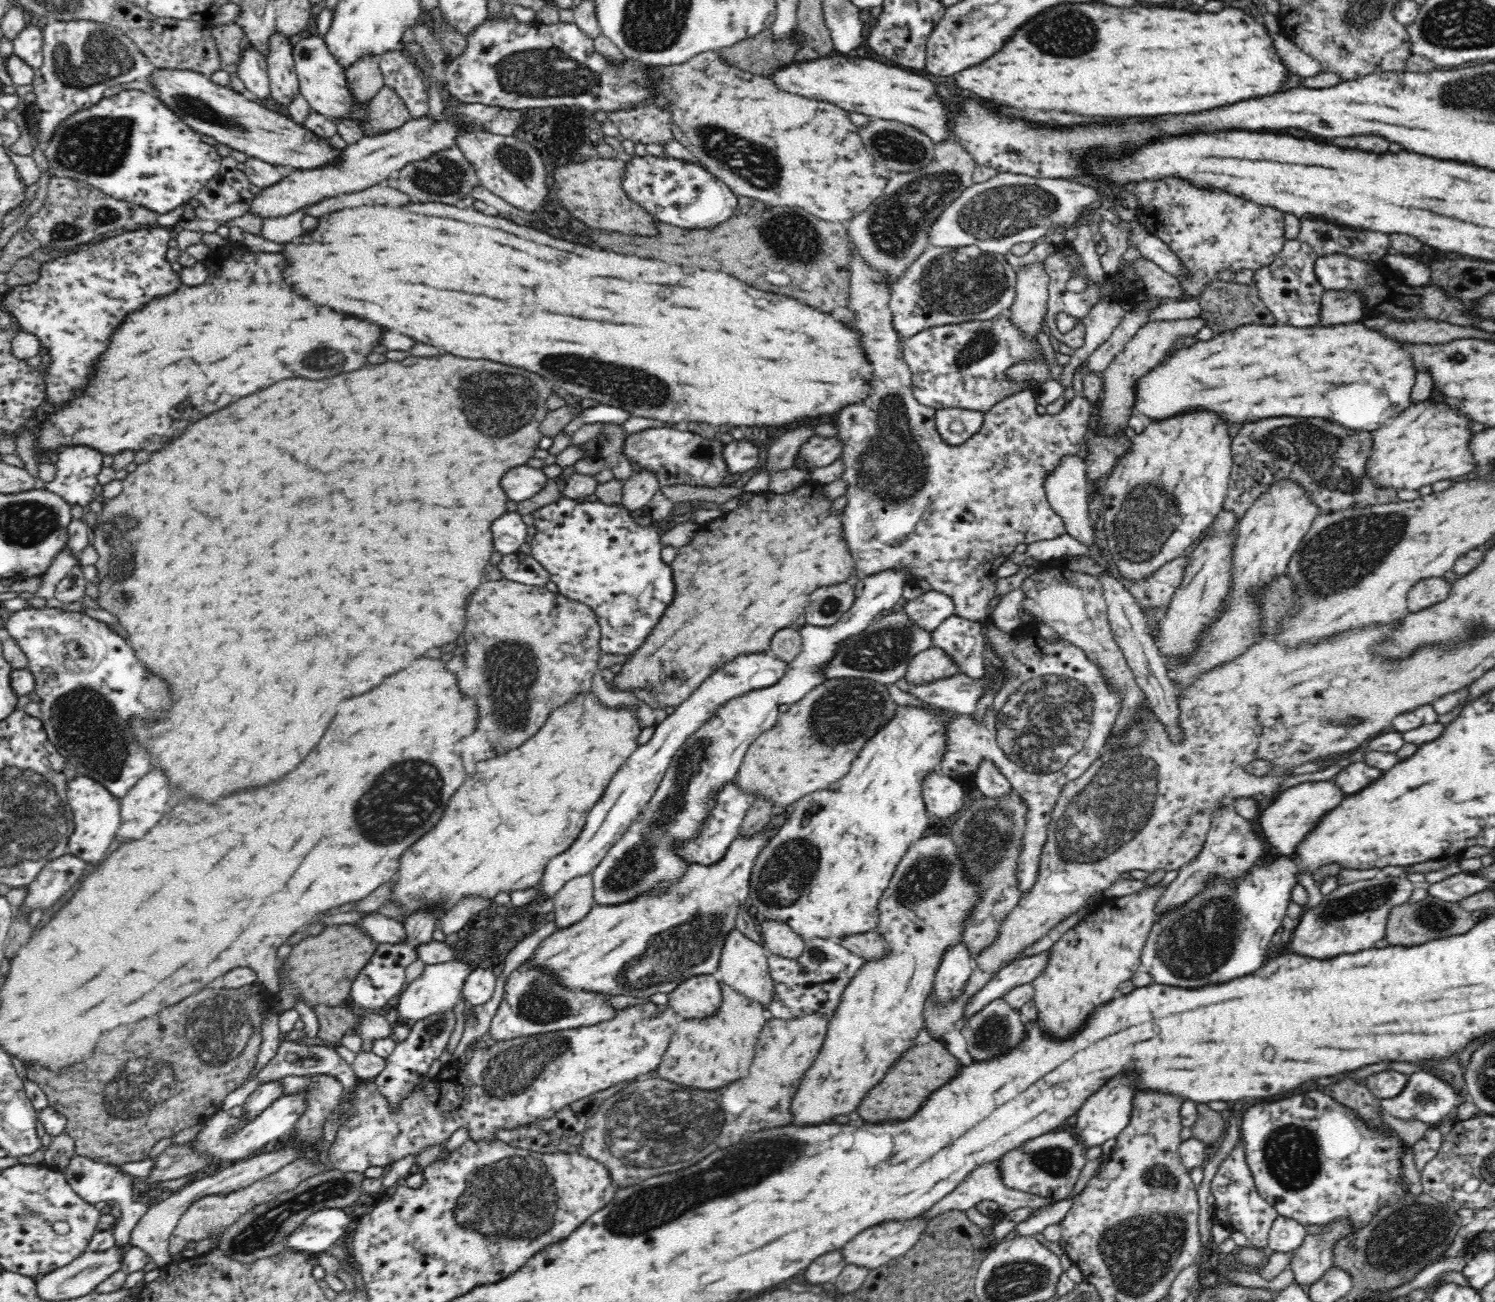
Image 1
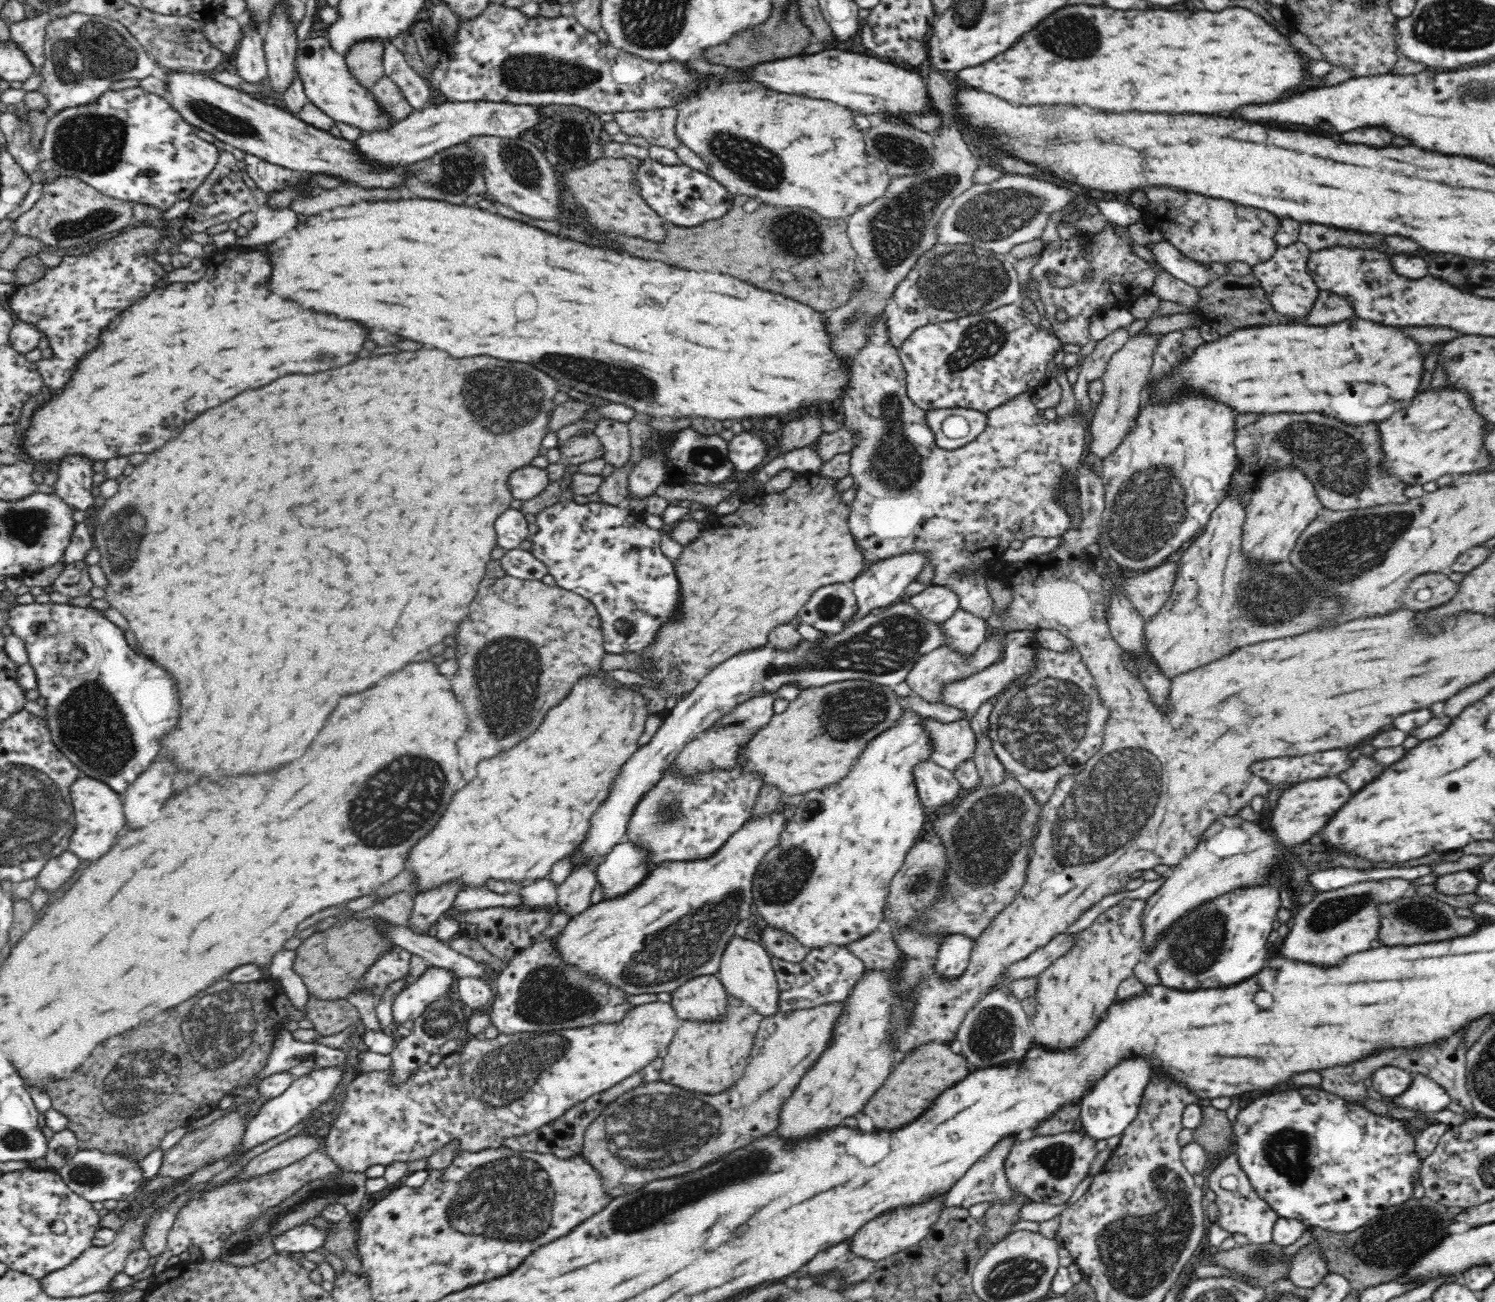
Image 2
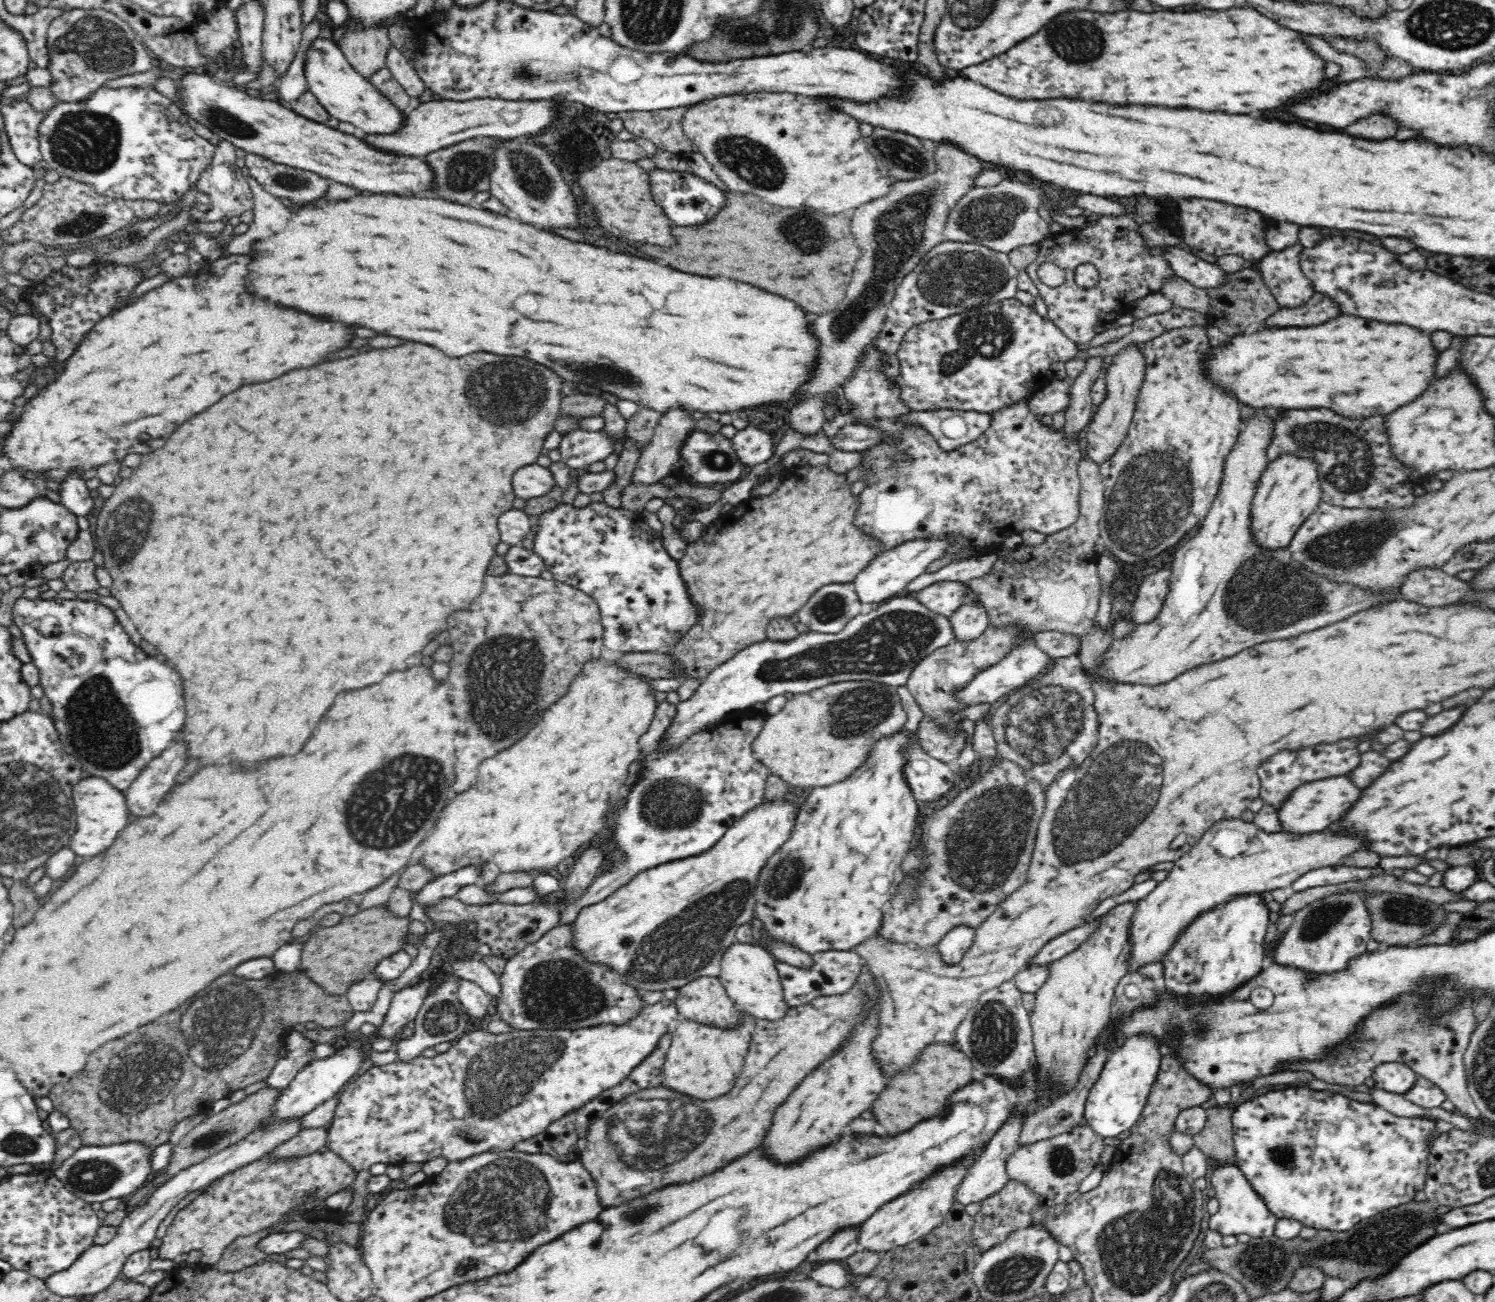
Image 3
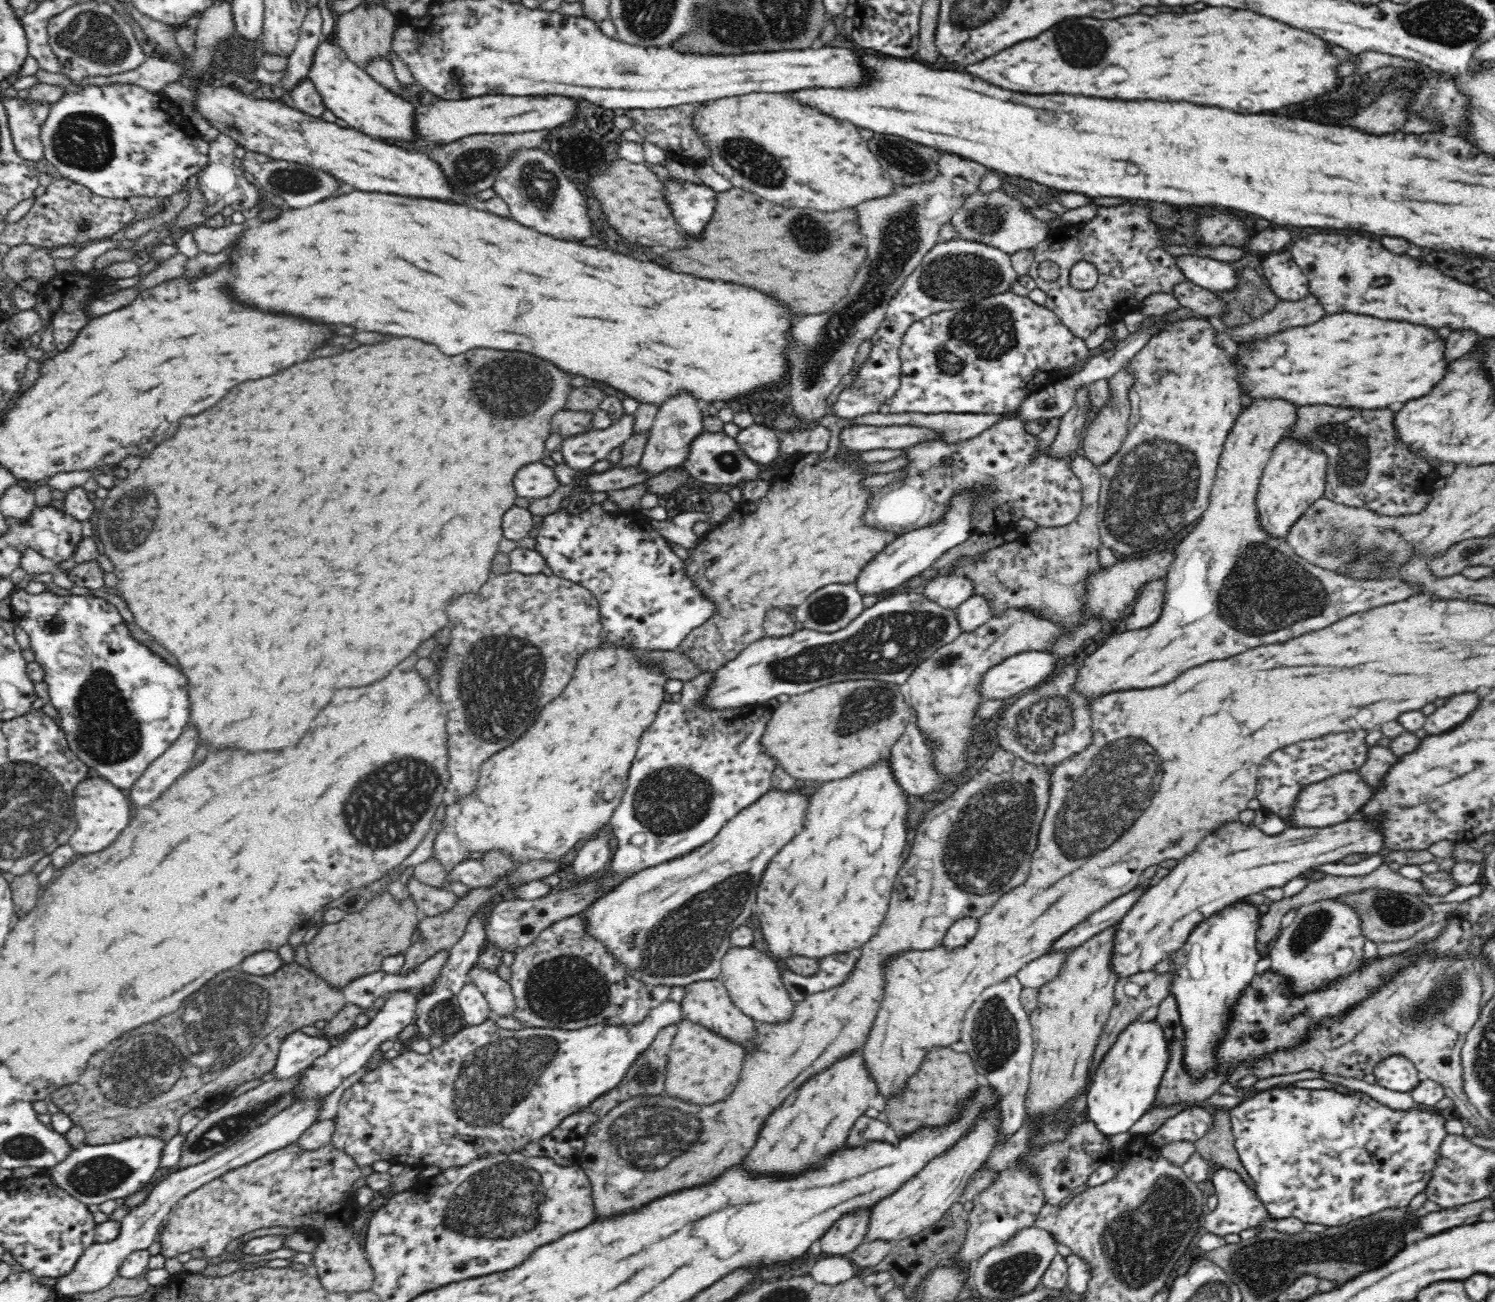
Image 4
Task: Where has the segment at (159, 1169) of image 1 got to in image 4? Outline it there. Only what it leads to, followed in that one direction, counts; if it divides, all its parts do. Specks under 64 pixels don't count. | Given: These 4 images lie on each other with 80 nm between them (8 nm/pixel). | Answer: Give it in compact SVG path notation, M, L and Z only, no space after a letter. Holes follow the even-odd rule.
M298 1074L289 1079L272 1079L261 1083L259 1086L248 1090L235 1099L227 1098L225 1103L215 1107L212 1112L200 1120L198 1124L186 1134L186 1139L181 1148L179 1161L172 1166L173 1171L200 1164L210 1156L230 1148L238 1140L242 1140L254 1128L266 1124L275 1114L282 1112L292 1104L292 1092L298 1084Z

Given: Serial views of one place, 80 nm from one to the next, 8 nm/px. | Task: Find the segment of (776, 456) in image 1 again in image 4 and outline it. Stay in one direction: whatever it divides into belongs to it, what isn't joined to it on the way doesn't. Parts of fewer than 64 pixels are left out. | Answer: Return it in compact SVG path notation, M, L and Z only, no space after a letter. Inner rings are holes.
M940 154L938 160L938 172L933 180L918 184L897 186L891 195L867 200L856 208L860 234L864 238L866 256L864 264L860 264L856 278L848 284L846 296L842 302L838 302L828 312L816 314L816 316L804 316L794 322L792 336L798 346L794 346L788 352L790 360L790 400L794 404L794 416L802 428L814 428L820 426L820 420L826 416L826 400L831 392L838 386L845 374L850 372L854 358L858 354L858 346L862 342L871 340L872 335L884 322L890 299L900 290L906 276L912 274L923 263L924 255L927 255L940 241L941 228L948 223L952 215L964 204L964 200L979 190L978 184L982 181L986 168L974 160L966 160L962 156L954 154ZM954 178L963 178L964 184L954 184Z

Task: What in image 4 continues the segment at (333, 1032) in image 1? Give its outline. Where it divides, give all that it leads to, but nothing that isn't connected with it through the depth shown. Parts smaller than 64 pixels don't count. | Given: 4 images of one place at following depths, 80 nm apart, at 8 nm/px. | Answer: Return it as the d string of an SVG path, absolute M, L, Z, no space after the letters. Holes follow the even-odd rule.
M292 963L282 965L276 972L261 977L248 975L236 966L236 968L228 970L228 972L222 972L214 980L210 980L204 988L200 988L200 992L194 992L184 1002L184 1008L182 1010L176 1010L170 1016L164 1016L164 1018L156 1020L156 1024L144 1024L142 1028L136 1028L134 1032L128 1032L128 1036L120 1036L120 1040L112 1040L112 1044L108 1044L108 1048L104 1048L104 1052L100 1052L100 1056L96 1056L96 1068L88 1068L88 1072L84 1072L84 1076L80 1076L80 1080L76 1080L75 1083L57 1088L50 1094L48 1100L53 1102L60 1111L66 1113L72 1119L74 1125L78 1125L84 1129L84 1132L86 1132L85 1145L113 1144L144 1136L158 1138L168 1143L168 1140L177 1134L180 1118L184 1114L195 1108L208 1110L210 1106L216 1107L217 1105L221 1105L221 1102L227 1100L236 1086L240 1086L240 1084L251 1080L260 1080L276 1066L281 1042L289 1034L298 1031L302 1026L313 1025L316 1020L324 1020L327 1023L342 1008L346 1008L346 1006L348 1006L348 1003L343 990L330 987L326 981L320 979L317 974L312 973L312 971L301 964Z

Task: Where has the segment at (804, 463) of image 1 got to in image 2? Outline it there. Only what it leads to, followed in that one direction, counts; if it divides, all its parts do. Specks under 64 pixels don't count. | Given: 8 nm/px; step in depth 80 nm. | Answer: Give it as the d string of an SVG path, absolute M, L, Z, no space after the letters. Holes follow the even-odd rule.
M843 426L836 432L822 433L809 447L822 459L823 464L835 455L850 453L856 446L856 437Z

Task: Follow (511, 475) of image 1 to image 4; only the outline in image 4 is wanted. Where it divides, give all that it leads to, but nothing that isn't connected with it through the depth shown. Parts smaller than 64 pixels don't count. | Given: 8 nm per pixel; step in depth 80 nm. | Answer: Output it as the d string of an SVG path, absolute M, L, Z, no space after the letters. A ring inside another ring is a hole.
M542 462L528 464L528 466L520 468L520 472L514 478L516 494L528 500L550 496L558 485L554 469Z

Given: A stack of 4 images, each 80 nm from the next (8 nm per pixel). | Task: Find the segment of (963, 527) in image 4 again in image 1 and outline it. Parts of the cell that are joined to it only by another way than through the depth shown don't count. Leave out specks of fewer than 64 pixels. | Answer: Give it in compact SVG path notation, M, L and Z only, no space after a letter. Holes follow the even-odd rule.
M887 570L854 583L854 604L836 624L822 627L801 622L797 626L802 637L801 653L786 666L784 676L776 684L730 698L684 740L648 804L590 874L595 905L628 904L652 894L662 896L684 878L692 863L688 863L679 850L701 835L703 822L717 803L717 794L735 780L748 747L776 724L781 704L791 705L802 700L826 680L823 670L834 660L833 656L845 640L863 633L882 610L898 608L903 603L904 584L910 576L910 573Z

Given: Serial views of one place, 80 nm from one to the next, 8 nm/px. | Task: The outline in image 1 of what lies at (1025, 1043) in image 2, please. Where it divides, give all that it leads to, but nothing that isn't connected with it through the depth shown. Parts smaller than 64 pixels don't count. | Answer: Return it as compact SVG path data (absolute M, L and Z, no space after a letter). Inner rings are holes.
M998 998L998 1000L990 1002L984 1010L980 1010L976 1016L963 1020L961 1033L966 1039L970 1056L974 1060L990 1060L990 1058L994 1058L998 1054L1008 1052L1010 1048L1016 1048L1016 1044L1024 1036L1025 1023L1020 1016L1019 1012L1011 1010L1011 1007L1005 1004L1003 998Z

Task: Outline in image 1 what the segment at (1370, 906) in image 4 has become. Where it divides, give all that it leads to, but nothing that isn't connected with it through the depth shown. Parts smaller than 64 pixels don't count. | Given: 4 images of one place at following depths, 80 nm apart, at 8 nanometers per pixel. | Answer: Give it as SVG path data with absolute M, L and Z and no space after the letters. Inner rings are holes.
M1428 896L1416 904L1402 904L1392 908L1387 918L1385 937L1390 945L1408 947L1448 936L1462 935L1475 926L1474 918L1470 914L1470 911L1462 909L1457 903Z

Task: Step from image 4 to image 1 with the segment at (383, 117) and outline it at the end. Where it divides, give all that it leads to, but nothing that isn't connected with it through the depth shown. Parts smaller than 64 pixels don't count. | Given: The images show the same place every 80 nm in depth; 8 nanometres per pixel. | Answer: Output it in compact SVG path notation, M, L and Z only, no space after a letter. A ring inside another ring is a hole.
M313 36L300 40L294 44L292 58L294 59L296 75L298 75L300 94L308 101L312 111L332 120L334 118L346 118L350 124L360 122L364 118L366 107L354 105L345 72L328 51L323 38Z

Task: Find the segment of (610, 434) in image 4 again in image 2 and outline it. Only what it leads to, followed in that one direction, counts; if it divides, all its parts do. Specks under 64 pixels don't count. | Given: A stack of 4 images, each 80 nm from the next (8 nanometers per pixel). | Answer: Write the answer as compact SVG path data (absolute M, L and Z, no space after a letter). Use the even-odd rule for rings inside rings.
M595 433L586 436L574 435L559 450L559 462L565 467L603 458L603 450L598 445Z

